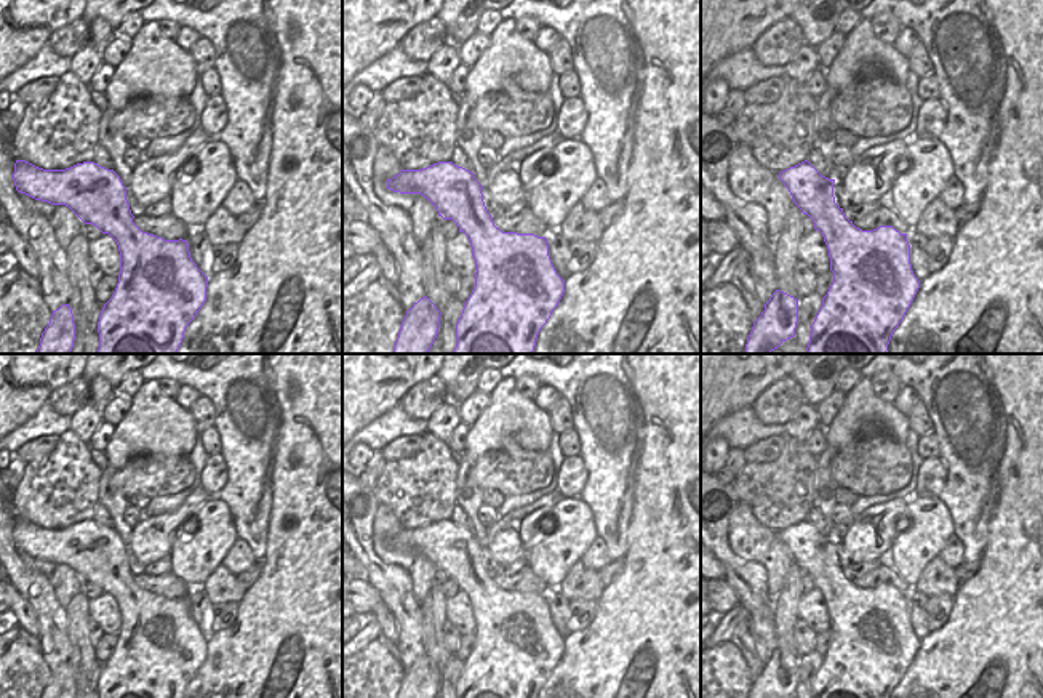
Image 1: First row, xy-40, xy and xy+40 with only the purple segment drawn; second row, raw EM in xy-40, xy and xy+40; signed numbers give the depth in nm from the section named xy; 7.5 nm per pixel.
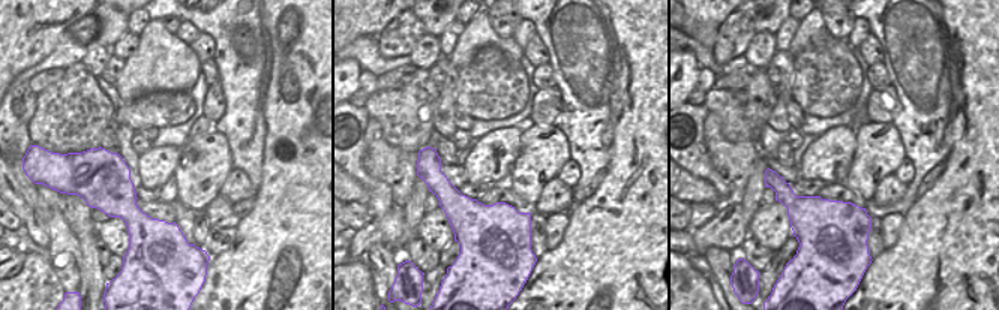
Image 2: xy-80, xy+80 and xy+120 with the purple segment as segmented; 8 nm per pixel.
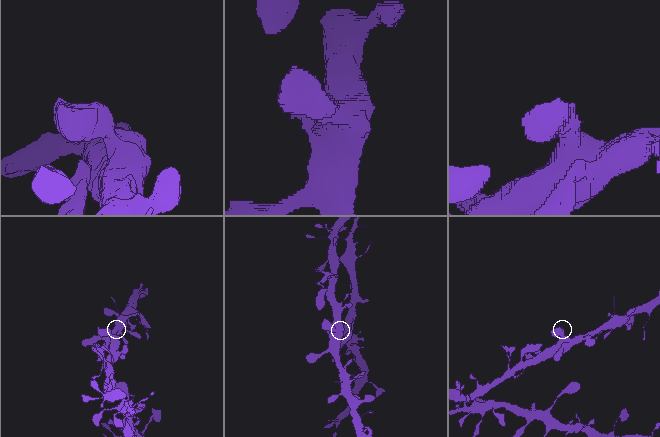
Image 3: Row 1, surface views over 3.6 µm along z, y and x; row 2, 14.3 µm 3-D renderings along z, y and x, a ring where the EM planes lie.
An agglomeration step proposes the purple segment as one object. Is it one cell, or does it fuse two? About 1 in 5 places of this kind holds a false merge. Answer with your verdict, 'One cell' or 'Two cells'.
One cell

